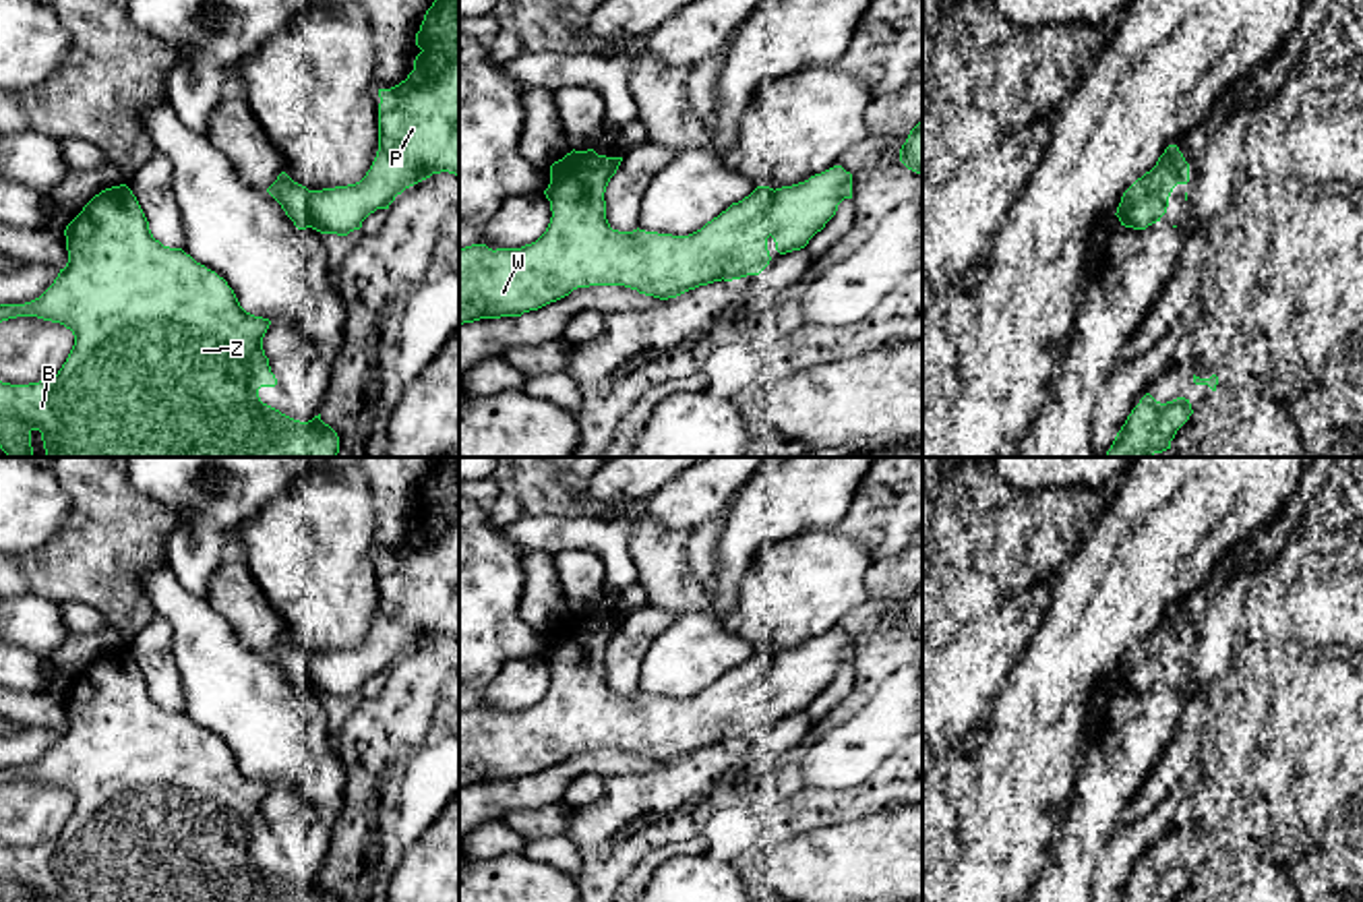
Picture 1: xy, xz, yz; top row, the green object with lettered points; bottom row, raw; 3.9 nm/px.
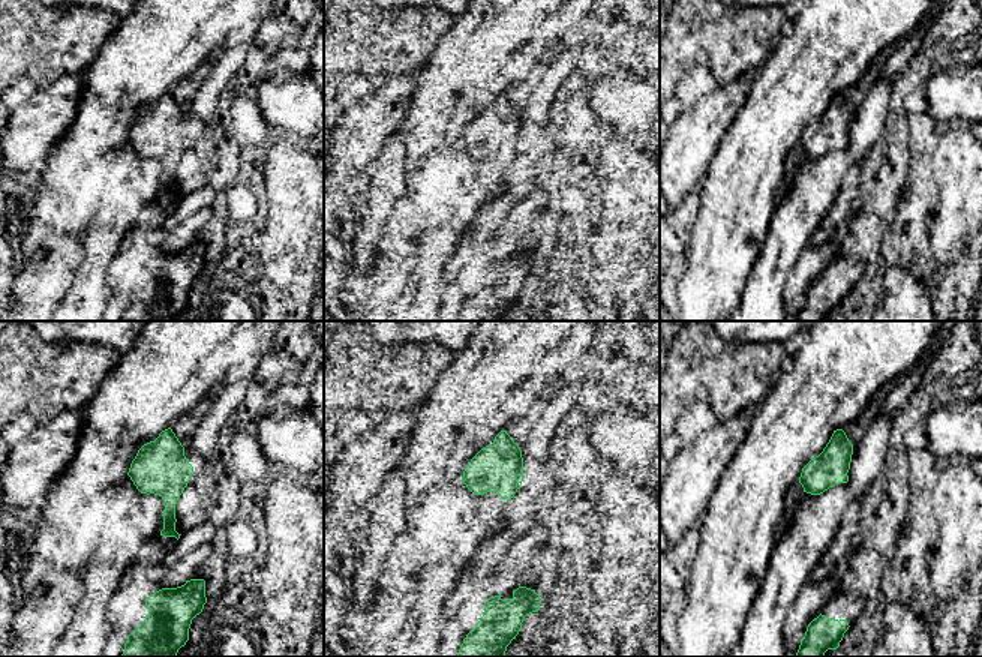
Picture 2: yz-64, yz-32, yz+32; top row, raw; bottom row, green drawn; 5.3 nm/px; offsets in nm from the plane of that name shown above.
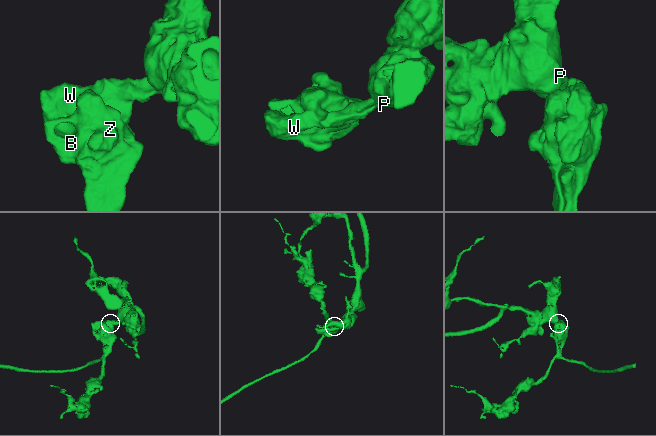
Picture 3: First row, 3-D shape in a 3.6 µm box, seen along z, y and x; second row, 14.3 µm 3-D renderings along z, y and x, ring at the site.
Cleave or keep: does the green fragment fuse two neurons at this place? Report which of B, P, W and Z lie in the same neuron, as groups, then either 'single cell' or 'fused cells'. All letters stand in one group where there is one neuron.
B P W Z | single cell

